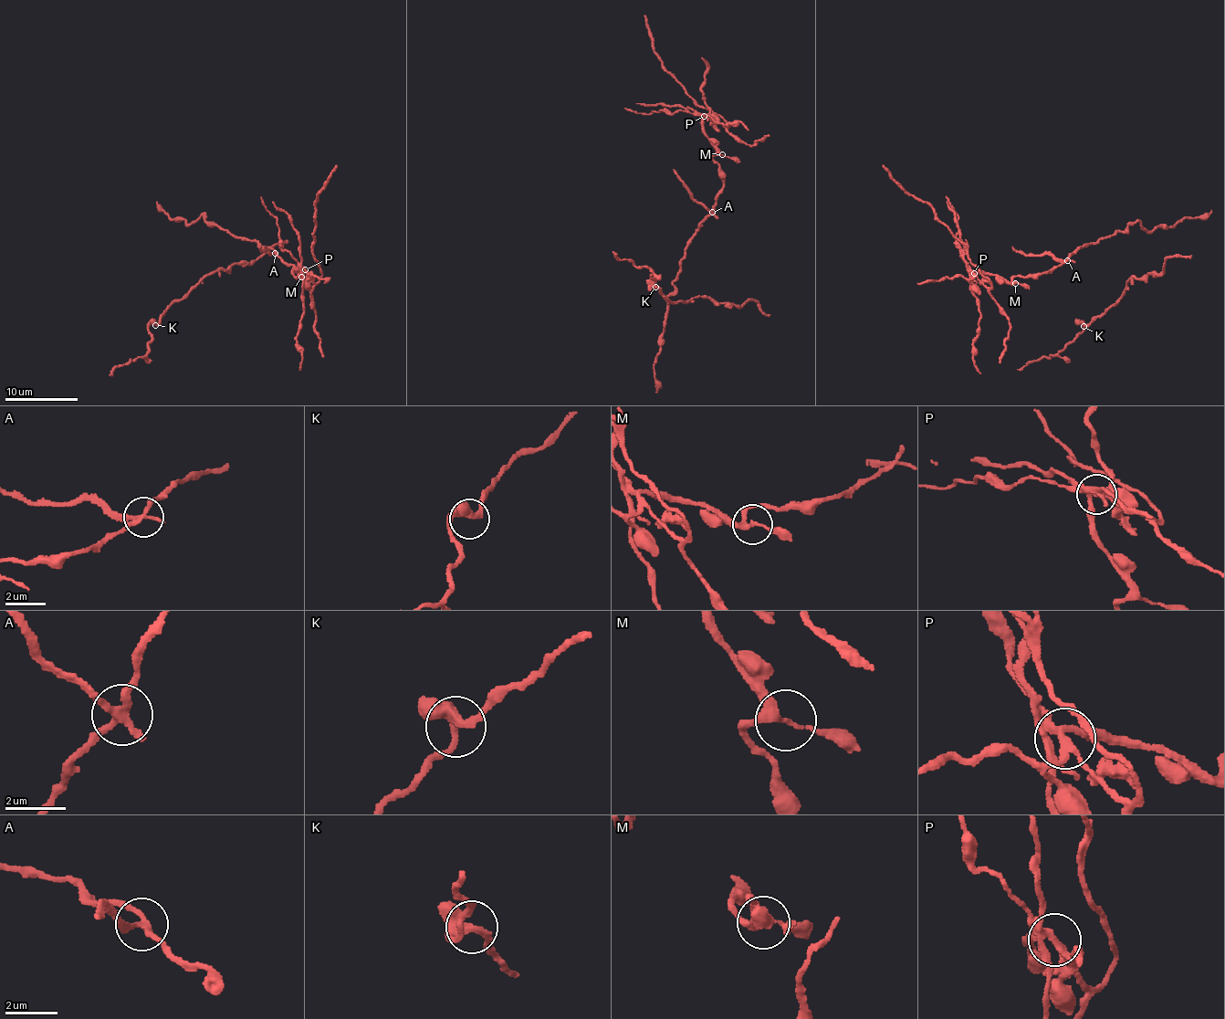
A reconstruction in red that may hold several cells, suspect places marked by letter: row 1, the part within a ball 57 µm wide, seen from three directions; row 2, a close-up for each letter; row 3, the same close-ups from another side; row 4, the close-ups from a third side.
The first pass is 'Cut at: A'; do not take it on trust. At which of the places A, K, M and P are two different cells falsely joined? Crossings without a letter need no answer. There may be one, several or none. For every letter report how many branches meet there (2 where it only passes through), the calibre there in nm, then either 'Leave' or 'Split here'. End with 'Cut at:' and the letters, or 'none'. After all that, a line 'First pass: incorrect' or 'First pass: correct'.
A: Branches: 3. Thickness 220 nm. Split here
K: Branches: 3. Thickness 320 nm. Leave
M: Branches: 3. Thickness 200 nm. Leave
P: Branches: 5. Thickness 240 nm. Split here
Cut at: A, P
First pass: incorrect

